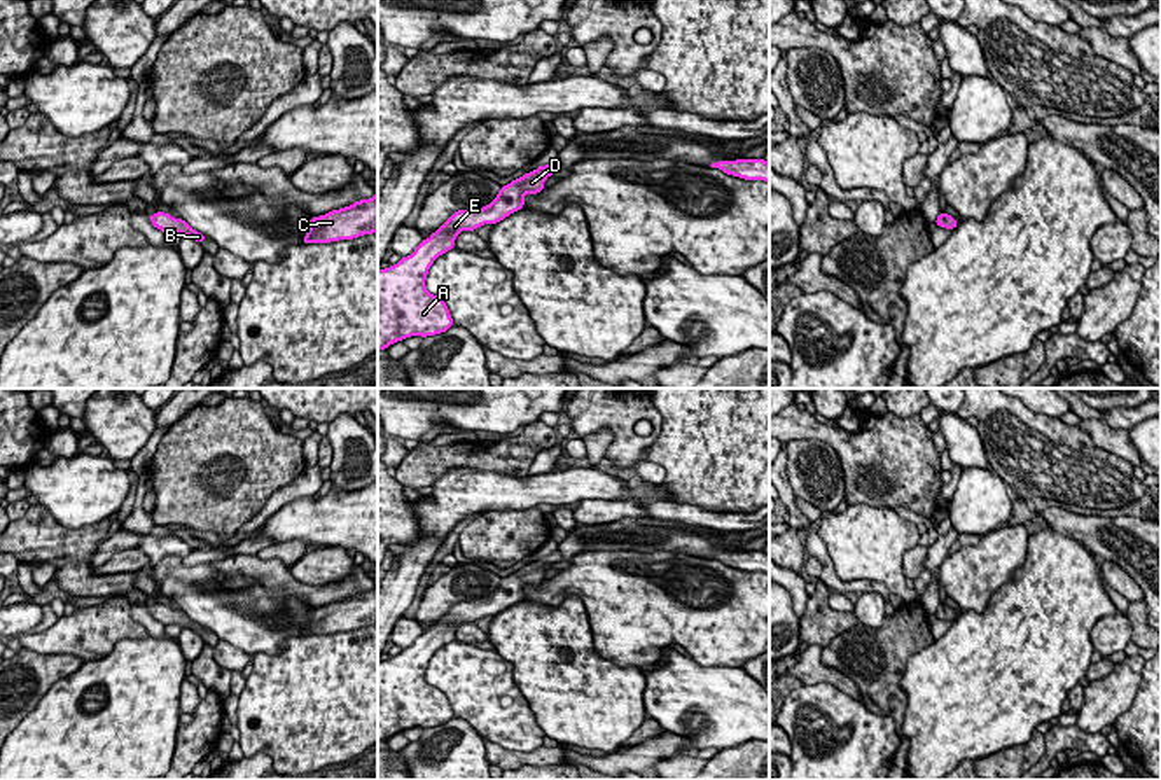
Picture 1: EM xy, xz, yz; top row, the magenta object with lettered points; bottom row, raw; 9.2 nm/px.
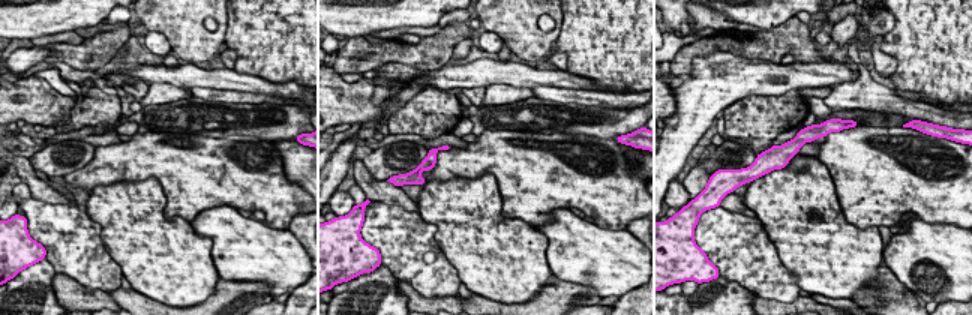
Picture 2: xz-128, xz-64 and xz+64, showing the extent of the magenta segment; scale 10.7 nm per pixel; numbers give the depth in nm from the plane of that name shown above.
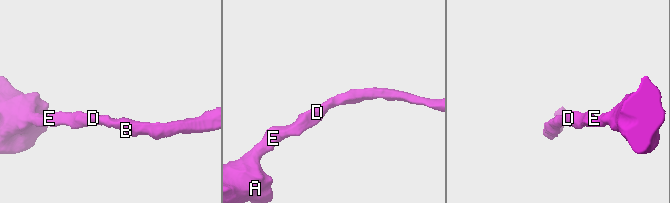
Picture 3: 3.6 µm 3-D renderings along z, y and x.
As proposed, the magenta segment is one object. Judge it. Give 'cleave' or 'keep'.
keep

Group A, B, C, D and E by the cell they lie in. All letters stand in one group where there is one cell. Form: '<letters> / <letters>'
A B C D E

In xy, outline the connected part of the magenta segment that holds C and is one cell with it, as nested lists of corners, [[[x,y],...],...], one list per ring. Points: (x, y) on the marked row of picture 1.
[[[378,194],[309,219],[302,245],[353,240],[372,233],[378,233]]]

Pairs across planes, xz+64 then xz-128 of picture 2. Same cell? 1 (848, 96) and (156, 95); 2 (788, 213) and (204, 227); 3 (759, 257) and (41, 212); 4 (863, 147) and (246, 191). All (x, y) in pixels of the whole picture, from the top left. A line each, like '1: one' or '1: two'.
1: one
2: two
3: one
4: one

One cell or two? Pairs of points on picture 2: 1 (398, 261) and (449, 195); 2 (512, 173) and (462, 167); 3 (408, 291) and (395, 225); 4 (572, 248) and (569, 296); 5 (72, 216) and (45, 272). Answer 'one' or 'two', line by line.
1: two
2: one
3: two
4: two
5: two

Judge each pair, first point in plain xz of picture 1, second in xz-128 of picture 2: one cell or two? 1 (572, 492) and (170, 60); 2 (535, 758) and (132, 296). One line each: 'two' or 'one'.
1: two
2: two

